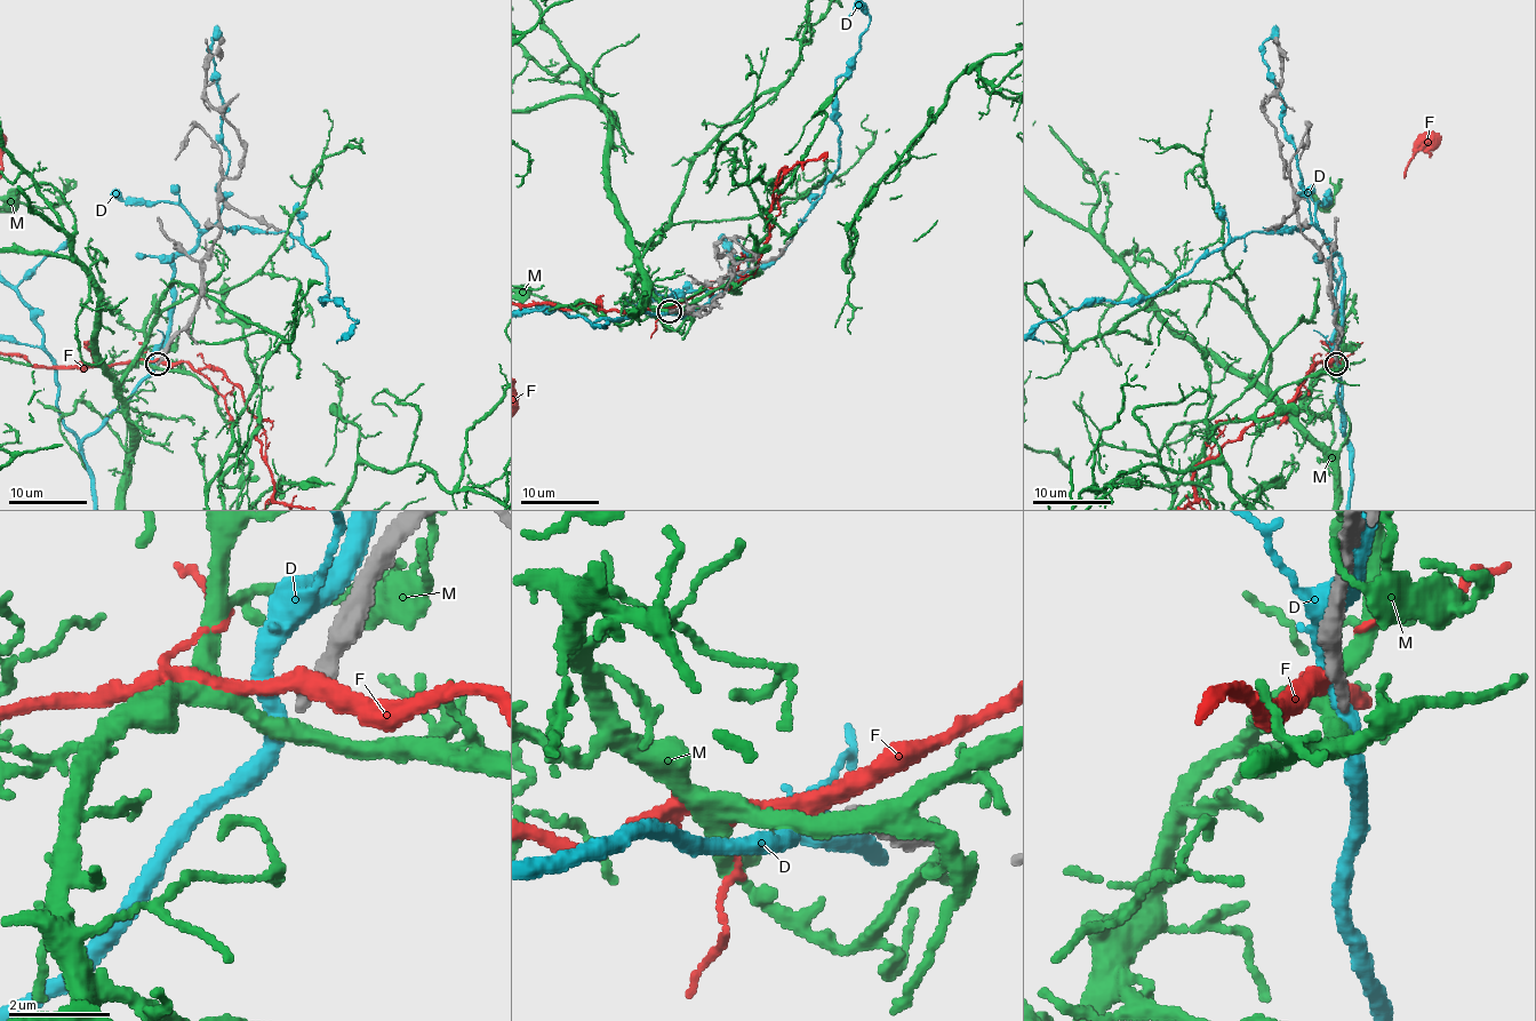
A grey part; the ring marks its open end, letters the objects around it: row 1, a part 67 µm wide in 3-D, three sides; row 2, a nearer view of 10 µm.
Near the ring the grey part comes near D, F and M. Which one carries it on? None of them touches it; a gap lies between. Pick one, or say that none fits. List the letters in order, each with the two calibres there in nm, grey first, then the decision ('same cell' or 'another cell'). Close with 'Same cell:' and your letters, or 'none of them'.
D: 240 nm thick on the grey side, 320 nm on the other; another cell
F: 240 nm thick on the grey side, 360 nm on the other; another cell
M: 240 nm thick on the grey side, 360 nm on the other; another cell
Same cell: none of them

